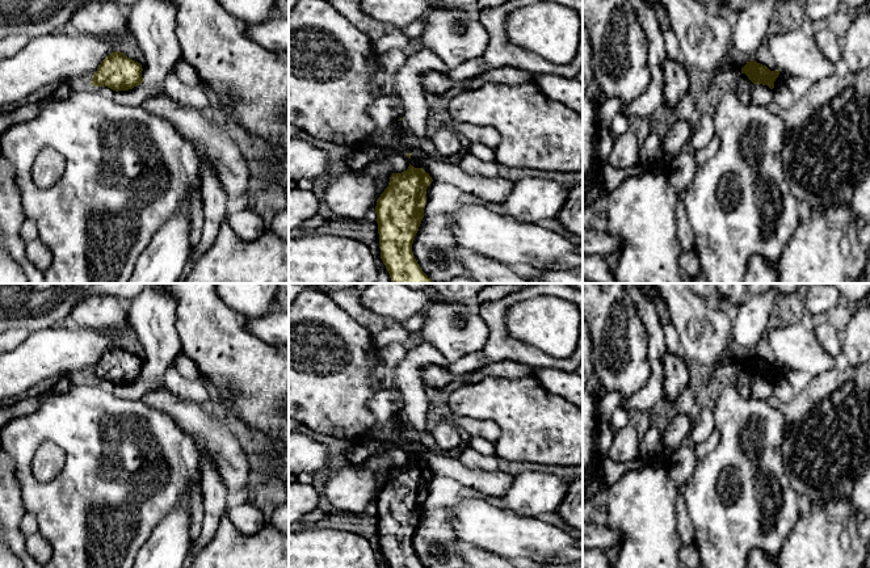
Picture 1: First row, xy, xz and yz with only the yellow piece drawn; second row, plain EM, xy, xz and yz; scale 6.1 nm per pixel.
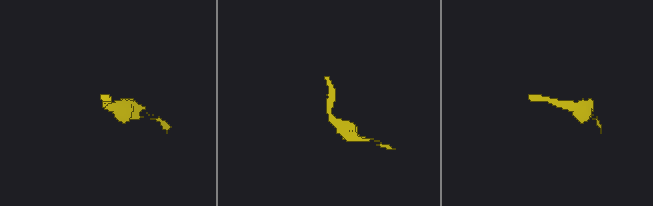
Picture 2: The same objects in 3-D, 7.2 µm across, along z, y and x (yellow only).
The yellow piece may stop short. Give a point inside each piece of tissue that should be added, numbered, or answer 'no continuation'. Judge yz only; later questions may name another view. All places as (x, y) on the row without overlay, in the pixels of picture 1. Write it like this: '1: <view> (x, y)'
no continuation

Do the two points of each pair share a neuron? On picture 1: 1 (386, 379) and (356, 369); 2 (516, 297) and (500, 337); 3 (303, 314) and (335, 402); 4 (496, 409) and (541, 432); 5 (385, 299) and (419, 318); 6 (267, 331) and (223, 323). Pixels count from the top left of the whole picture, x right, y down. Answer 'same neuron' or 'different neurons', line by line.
1: different neurons
2: same neuron
3: same neuron
4: same neuron
5: different neurons
6: different neurons

